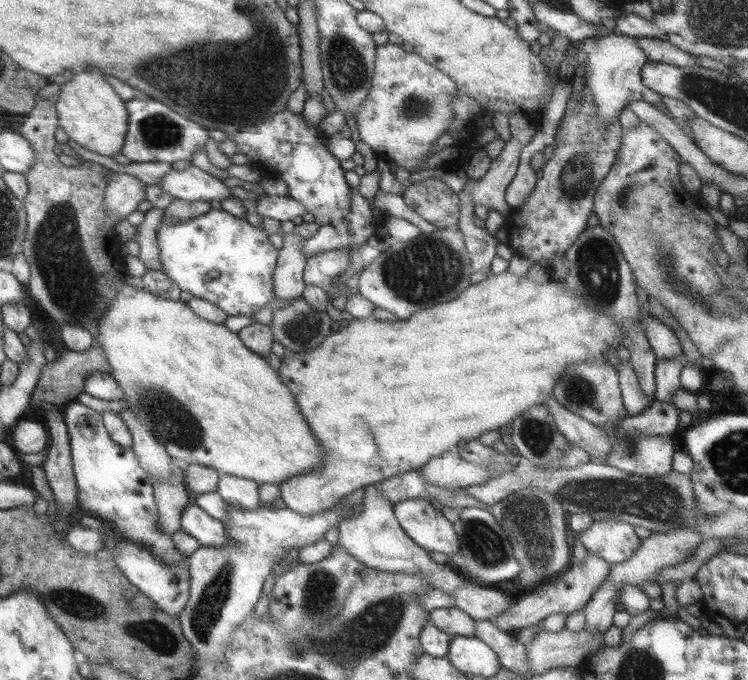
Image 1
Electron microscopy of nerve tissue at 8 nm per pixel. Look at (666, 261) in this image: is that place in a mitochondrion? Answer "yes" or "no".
yes

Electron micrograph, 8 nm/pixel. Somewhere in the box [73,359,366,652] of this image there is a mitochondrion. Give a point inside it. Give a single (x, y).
(173, 422)

